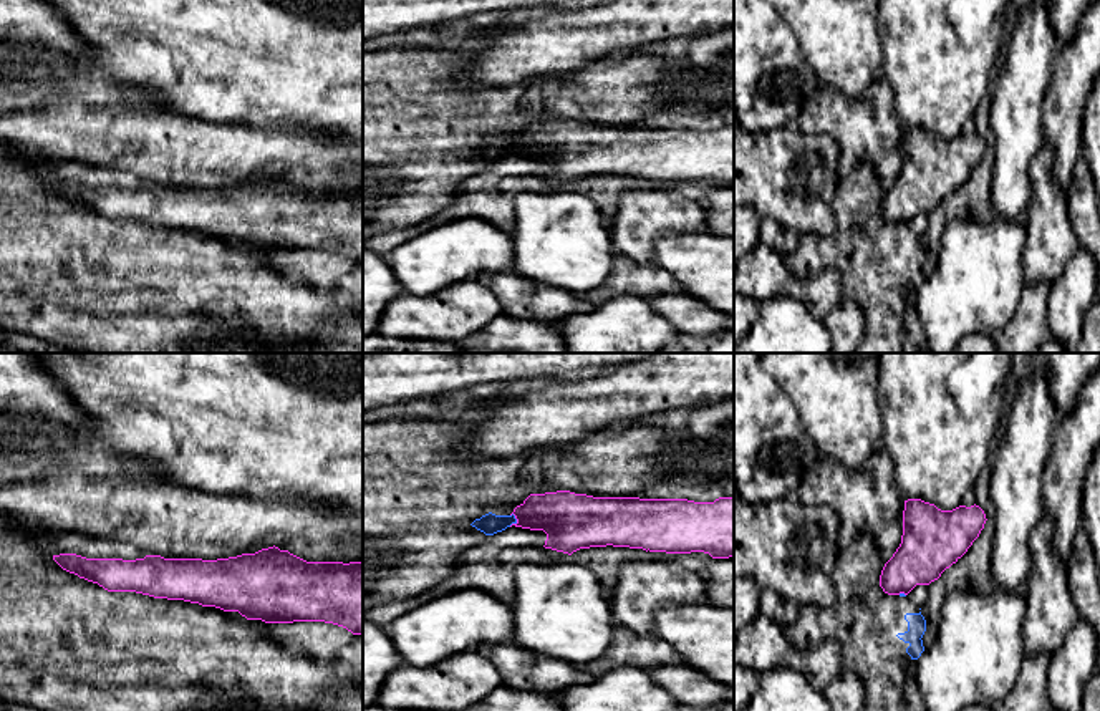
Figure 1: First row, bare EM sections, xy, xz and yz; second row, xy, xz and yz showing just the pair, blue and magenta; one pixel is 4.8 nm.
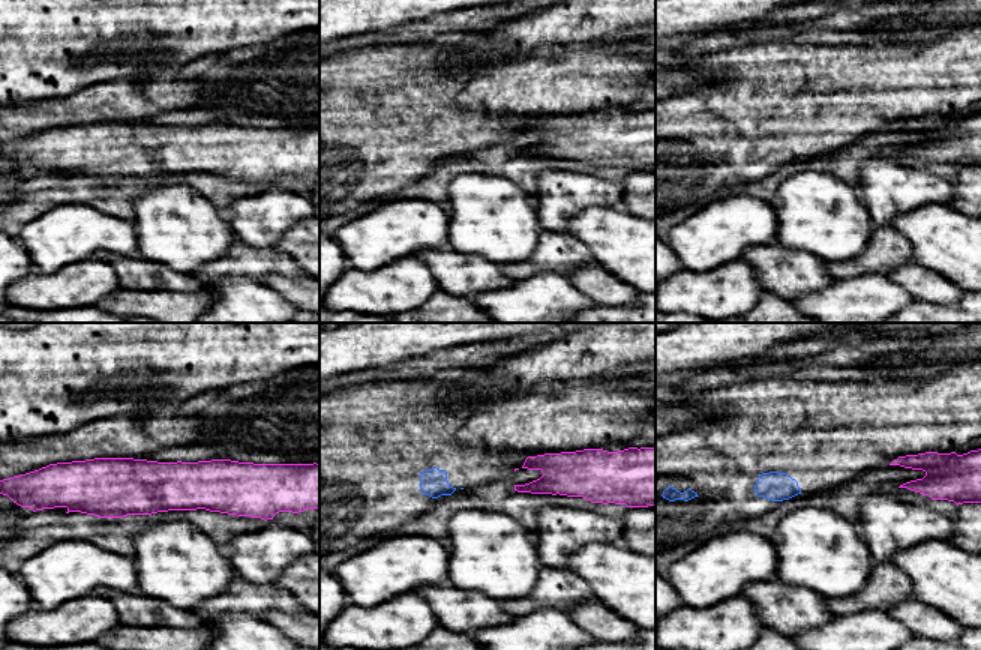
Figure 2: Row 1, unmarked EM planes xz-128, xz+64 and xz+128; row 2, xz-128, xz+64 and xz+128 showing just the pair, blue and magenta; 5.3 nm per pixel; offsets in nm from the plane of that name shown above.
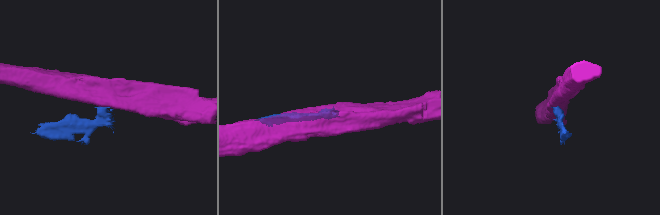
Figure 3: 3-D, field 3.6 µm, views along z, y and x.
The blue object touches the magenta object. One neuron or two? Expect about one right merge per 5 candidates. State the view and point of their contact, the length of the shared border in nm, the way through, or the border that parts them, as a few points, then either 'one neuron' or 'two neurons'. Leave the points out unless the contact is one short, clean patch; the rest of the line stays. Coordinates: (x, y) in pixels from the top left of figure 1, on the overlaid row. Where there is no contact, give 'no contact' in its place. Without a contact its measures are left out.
contact xz (516, 521); length 70 nm; border xz (512, 512), (516, 521), (509, 526); two neurons

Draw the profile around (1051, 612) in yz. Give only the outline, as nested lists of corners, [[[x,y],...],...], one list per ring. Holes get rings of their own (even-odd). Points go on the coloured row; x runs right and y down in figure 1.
[[[1044,514],[1029,542],[1030,573],[1025,583],[1027,615],[1022,623],[1024,656],[1060,648],[1080,618],[1069,592],[1067,563],[1054,549],[1054,519]]]

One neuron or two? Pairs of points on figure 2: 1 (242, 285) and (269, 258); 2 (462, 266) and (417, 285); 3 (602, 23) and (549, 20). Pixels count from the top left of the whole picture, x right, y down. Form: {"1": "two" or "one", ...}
{"1": "two", "2": "two", "3": "one"}

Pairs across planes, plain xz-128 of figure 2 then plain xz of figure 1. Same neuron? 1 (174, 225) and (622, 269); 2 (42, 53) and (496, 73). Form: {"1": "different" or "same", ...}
{"1": "different", "2": "same"}

